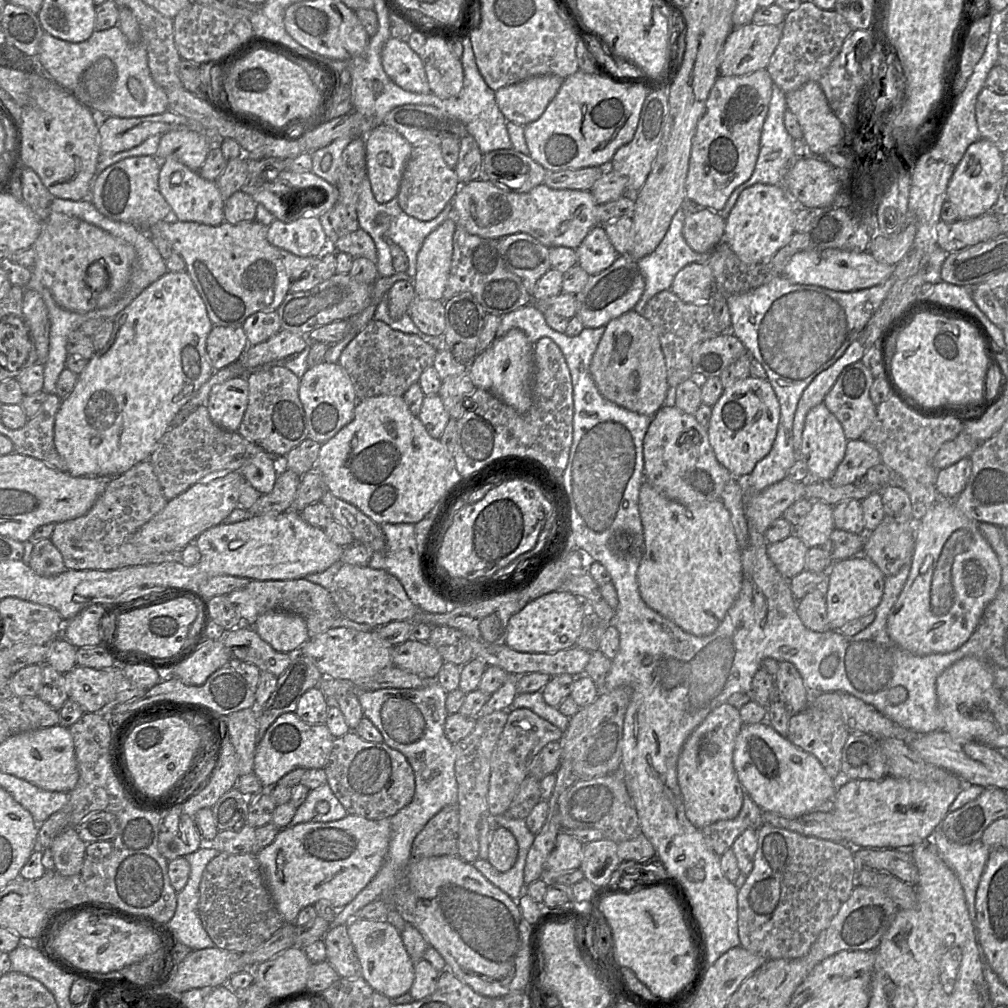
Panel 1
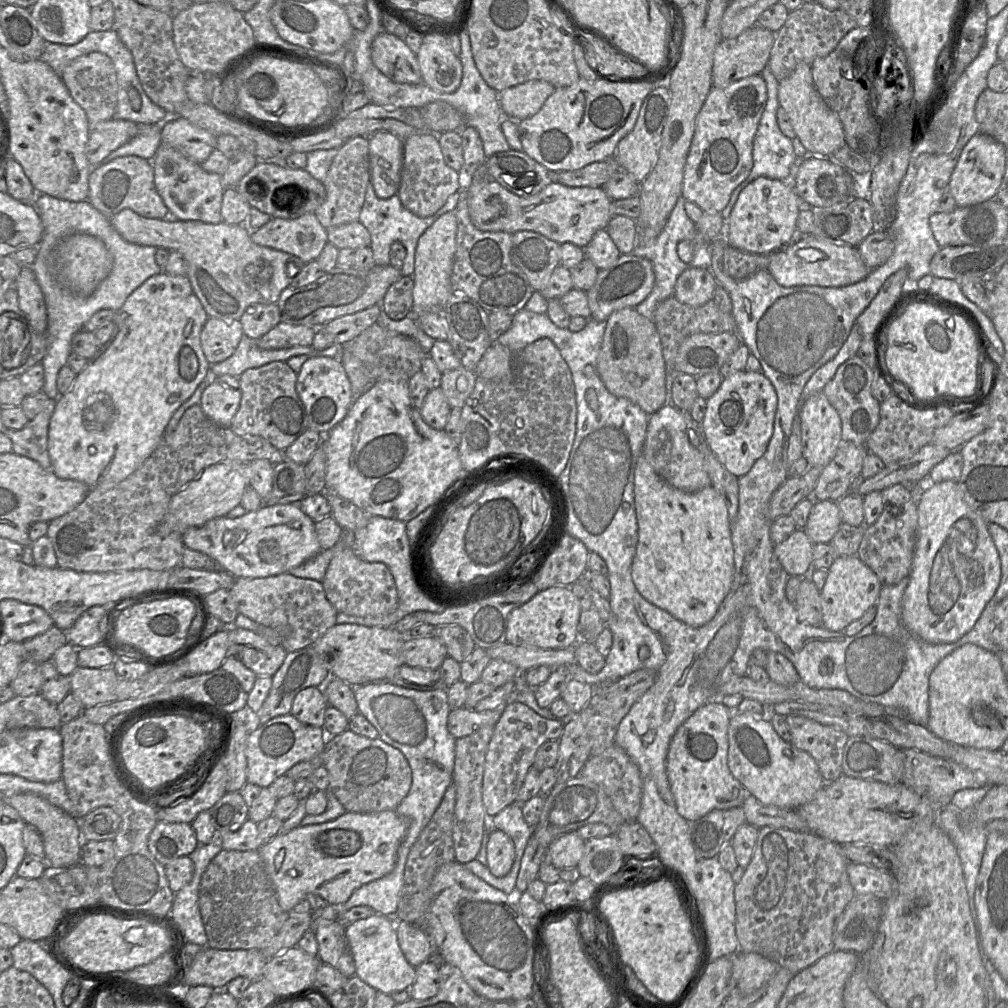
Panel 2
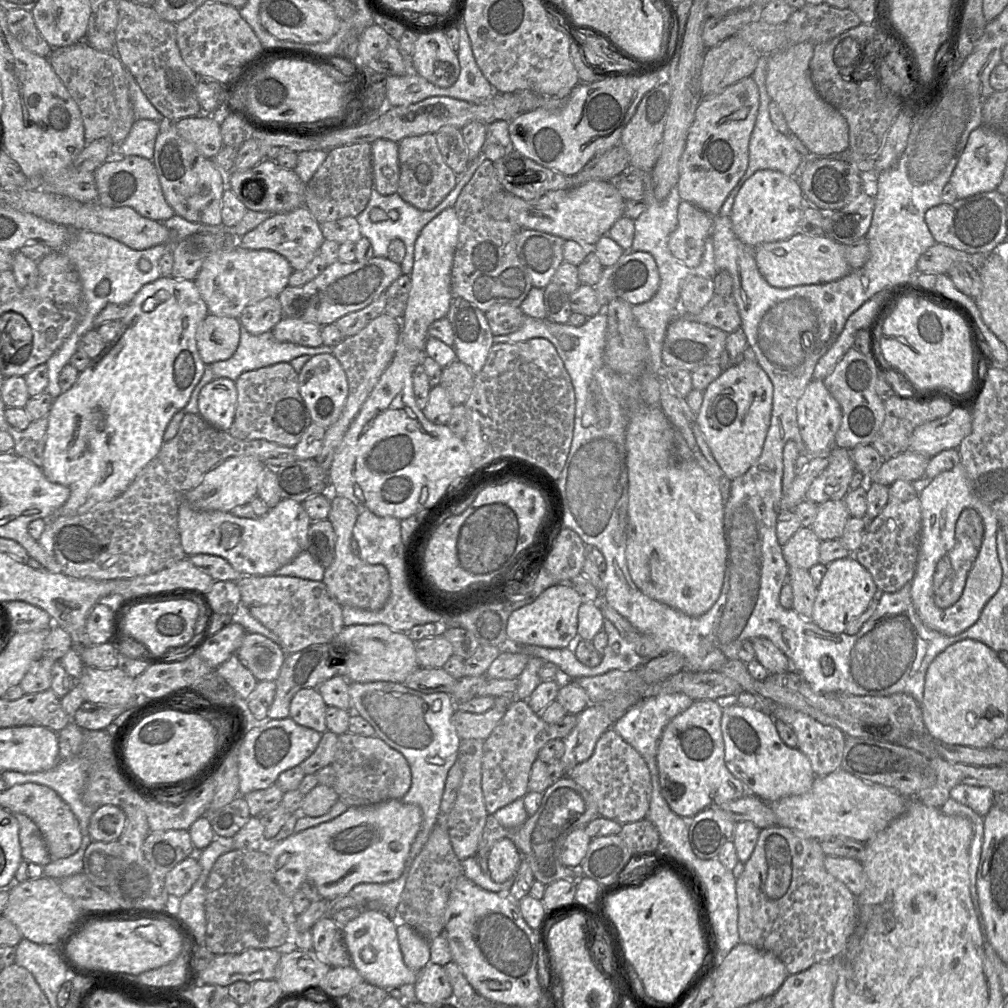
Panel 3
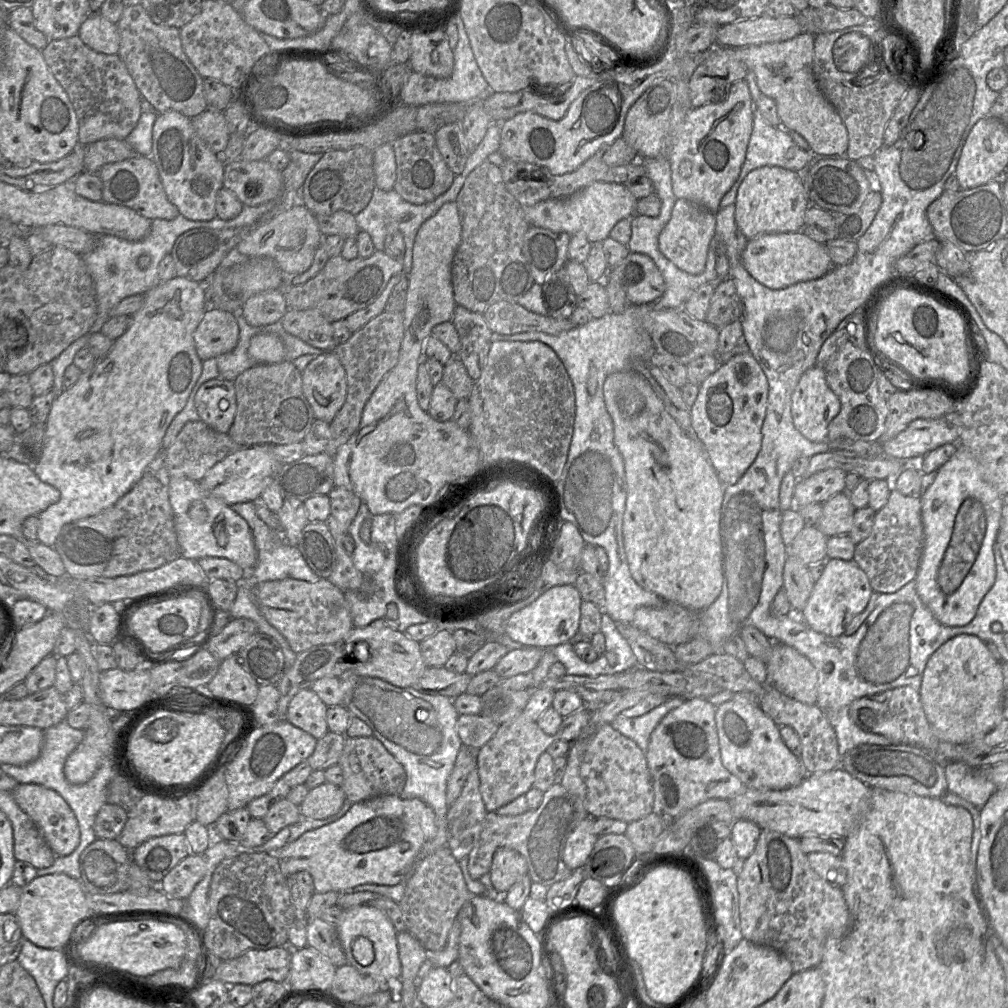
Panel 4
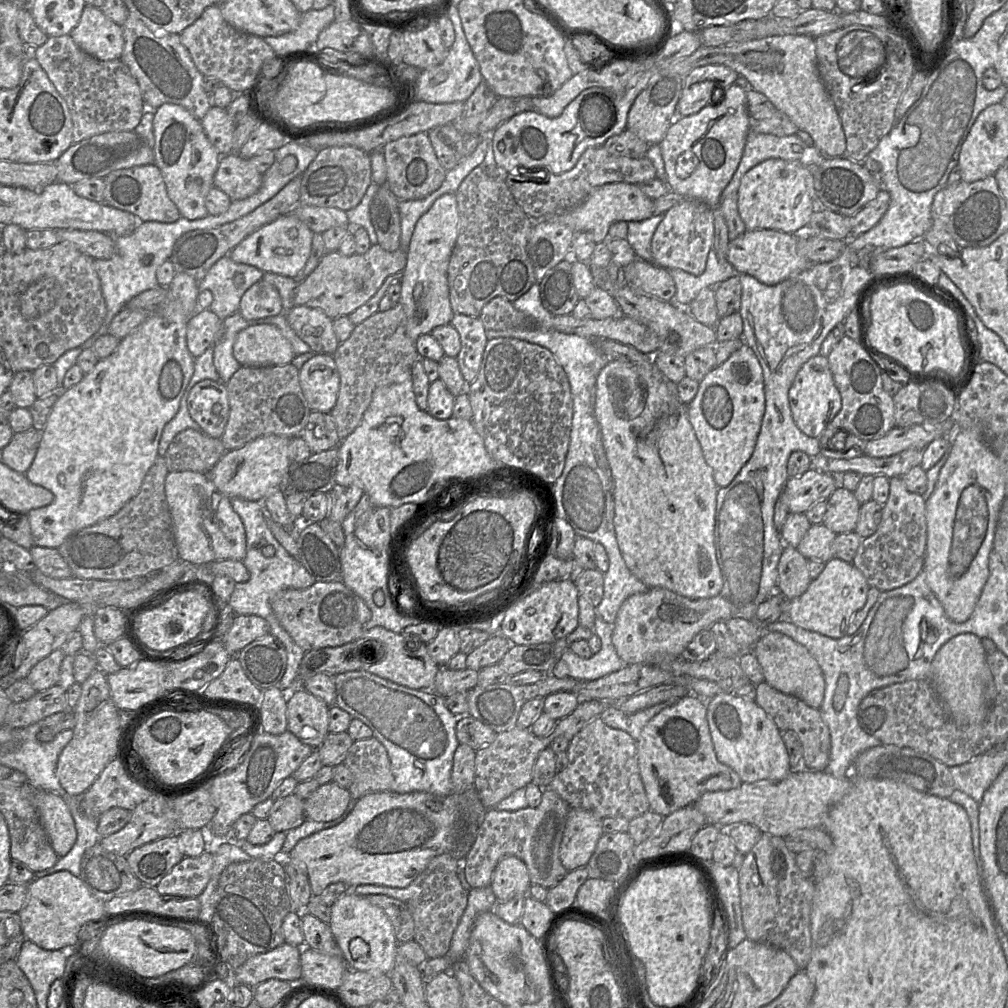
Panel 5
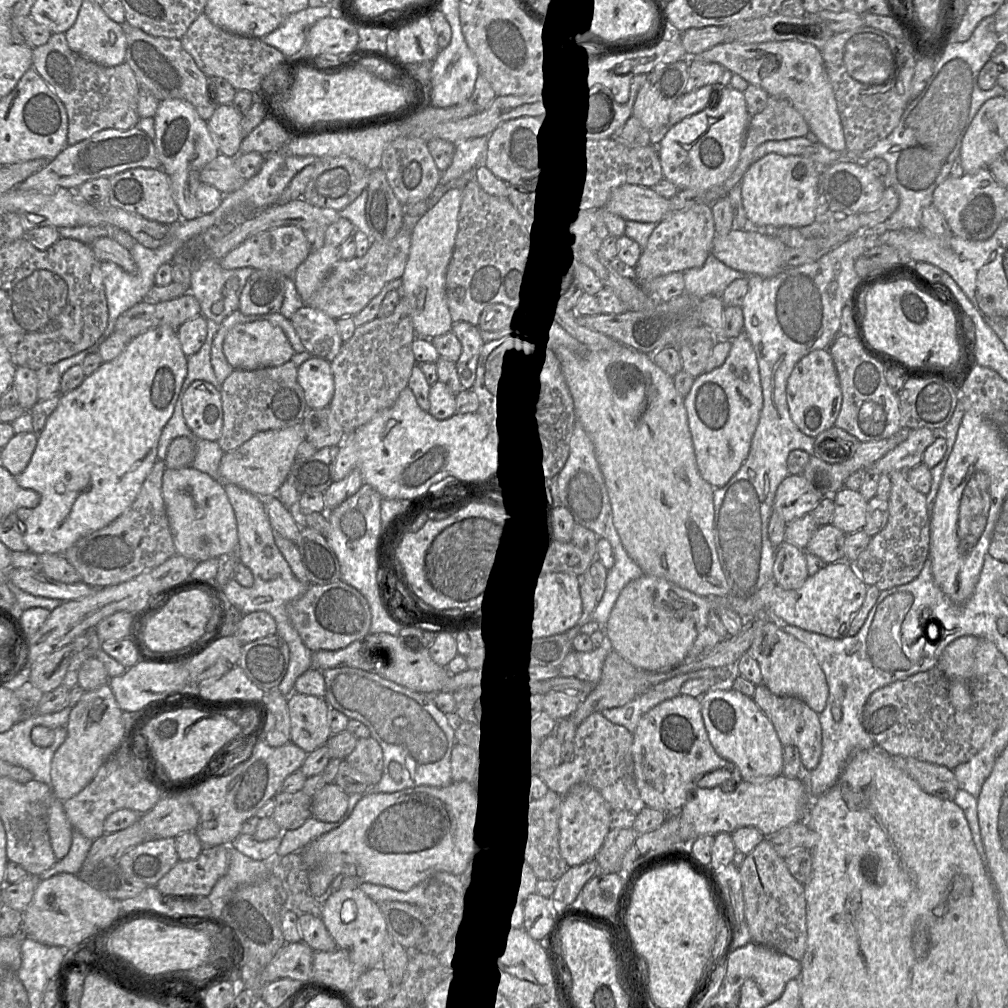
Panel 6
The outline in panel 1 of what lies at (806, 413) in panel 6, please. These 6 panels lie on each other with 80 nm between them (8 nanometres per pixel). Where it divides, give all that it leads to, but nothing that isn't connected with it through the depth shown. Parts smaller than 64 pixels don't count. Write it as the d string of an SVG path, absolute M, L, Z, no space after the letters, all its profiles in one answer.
M824 403L808 412L799 457L806 462L813 480L832 478L845 456L847 441L841 423Z

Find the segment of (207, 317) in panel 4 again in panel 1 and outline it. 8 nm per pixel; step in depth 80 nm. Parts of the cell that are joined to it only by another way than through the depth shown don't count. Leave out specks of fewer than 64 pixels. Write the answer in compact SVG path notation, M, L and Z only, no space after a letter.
M213 325L206 338L206 352L214 371L237 361L247 347L242 326Z

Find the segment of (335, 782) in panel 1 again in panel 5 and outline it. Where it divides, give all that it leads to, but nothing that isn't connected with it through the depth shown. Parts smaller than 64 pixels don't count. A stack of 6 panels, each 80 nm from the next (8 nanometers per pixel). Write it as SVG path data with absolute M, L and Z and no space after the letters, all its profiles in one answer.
M375 737L354 741L343 764L353 776L348 789L352 799L392 788L394 776L388 752Z

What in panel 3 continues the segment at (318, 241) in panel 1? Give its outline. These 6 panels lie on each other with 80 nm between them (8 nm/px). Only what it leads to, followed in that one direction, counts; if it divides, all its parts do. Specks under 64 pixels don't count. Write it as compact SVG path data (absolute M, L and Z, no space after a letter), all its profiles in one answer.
M301 206L285 213L275 213L256 228L237 239L237 245L248 250L271 250L288 260L294 271L305 269L318 254L325 240L320 224L311 212Z

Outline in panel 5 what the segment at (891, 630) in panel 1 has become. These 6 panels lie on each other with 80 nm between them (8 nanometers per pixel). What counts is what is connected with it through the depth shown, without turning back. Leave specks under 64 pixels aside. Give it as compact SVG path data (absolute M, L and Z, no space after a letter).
M959 429L933 492L926 500L927 540L923 567L929 588L953 622L962 623L970 617L988 579L989 554L1005 497L1005 476L998 456L986 444L978 430Z

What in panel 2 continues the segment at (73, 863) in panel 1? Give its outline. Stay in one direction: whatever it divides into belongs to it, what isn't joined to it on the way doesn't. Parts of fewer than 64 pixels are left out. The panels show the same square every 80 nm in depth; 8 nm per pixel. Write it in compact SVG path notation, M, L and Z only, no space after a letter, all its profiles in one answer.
M21 793L1 797L6 804L17 810L26 824L32 825L40 833L47 866L72 867L80 862L83 840L77 819L35 793Z

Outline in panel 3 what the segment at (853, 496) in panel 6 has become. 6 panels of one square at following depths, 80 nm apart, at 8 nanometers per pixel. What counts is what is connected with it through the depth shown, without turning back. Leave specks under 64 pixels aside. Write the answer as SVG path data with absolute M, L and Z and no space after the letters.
M830 500L818 505L810 528L821 541L840 539L850 514L843 500Z

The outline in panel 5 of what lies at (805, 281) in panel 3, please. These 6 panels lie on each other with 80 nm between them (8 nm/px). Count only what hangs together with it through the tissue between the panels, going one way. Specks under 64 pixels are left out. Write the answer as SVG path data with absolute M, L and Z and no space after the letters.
M757 229L752 231L747 230L745 233L729 242L726 259L739 274L749 274L755 277L761 283L773 286L783 282L791 276L795 276L800 272L807 270L813 264L817 264L808 261L805 257L798 254L798 242L799 238L791 233L770 229Z

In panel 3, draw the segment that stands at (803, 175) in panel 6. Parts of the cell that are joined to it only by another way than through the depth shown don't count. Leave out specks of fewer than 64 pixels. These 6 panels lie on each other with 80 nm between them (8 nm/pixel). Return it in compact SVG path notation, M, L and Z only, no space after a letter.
M764 169L755 172L741 187L729 215L733 231L746 245L757 247L763 243L782 241L798 233L798 225L802 216L802 190L797 178L787 176L779 171Z

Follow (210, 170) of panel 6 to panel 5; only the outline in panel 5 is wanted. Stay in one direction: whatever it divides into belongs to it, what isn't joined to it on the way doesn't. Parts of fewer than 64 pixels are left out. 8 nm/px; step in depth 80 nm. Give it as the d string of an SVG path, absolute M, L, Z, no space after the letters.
M235 152L222 155L214 175L214 186L225 192L232 201L255 194L262 181L263 174L257 171L250 159Z

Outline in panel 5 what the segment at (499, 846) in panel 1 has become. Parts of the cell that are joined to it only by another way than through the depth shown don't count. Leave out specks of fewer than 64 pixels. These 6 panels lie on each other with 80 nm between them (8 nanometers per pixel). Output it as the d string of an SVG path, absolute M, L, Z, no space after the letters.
M507 856L498 862L491 881L497 902L506 902L517 895L526 895L530 885L528 869L521 859Z

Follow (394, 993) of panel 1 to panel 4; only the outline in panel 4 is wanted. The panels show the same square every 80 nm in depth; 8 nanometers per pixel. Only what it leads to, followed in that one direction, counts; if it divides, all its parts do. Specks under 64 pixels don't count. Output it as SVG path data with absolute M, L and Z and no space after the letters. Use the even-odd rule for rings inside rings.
M367 905L352 906L343 910L341 919L334 926L345 953L347 964L353 966L360 973L374 977L381 982L396 983L400 979L402 967L398 952L398 932L382 910ZM359 936L367 938L373 945L375 958L373 963L368 966L360 965L352 953L352 943Z

